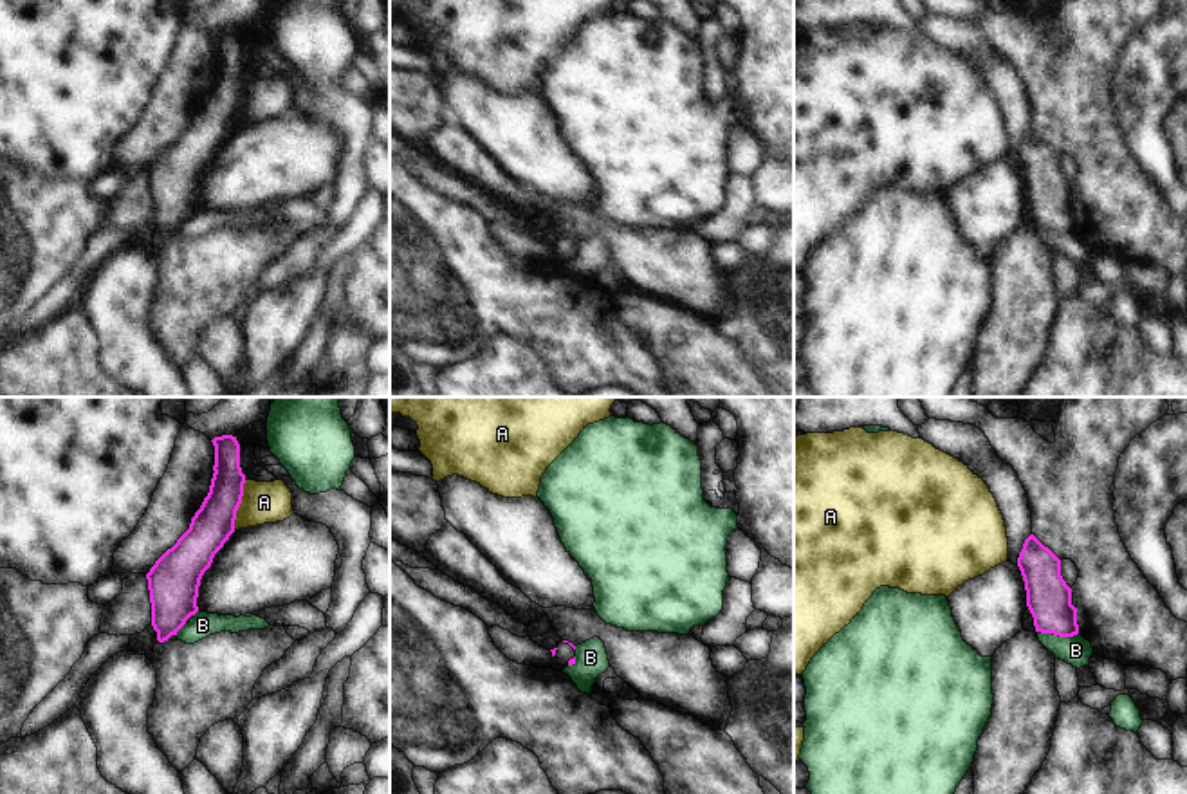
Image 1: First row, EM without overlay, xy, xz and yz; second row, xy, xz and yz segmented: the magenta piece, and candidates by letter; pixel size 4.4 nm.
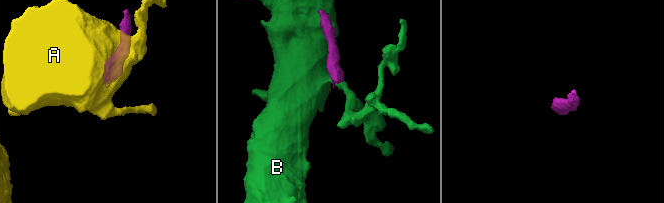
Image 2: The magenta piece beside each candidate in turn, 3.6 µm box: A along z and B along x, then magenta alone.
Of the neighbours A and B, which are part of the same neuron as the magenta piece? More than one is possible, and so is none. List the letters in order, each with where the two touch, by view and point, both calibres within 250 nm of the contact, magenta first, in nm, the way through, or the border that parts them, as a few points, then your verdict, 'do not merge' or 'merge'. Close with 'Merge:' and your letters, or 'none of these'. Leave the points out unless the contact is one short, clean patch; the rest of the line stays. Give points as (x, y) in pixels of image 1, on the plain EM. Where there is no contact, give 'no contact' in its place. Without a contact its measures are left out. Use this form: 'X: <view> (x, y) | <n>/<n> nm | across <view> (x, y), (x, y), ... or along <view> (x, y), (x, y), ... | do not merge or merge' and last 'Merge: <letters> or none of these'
A: xy (239, 101) | 190/190 nm | along xy (246, 76), (233, 125) | do not merge
B: yz (1058, 230) | 200/130 nm | do not merge
Merge: none of these

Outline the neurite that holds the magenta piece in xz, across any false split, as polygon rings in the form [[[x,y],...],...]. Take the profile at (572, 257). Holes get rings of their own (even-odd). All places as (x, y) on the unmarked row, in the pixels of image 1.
[[[568,236],[557,238],[552,247],[550,263],[556,267],[563,267],[566,262],[575,260],[575,242]]]

